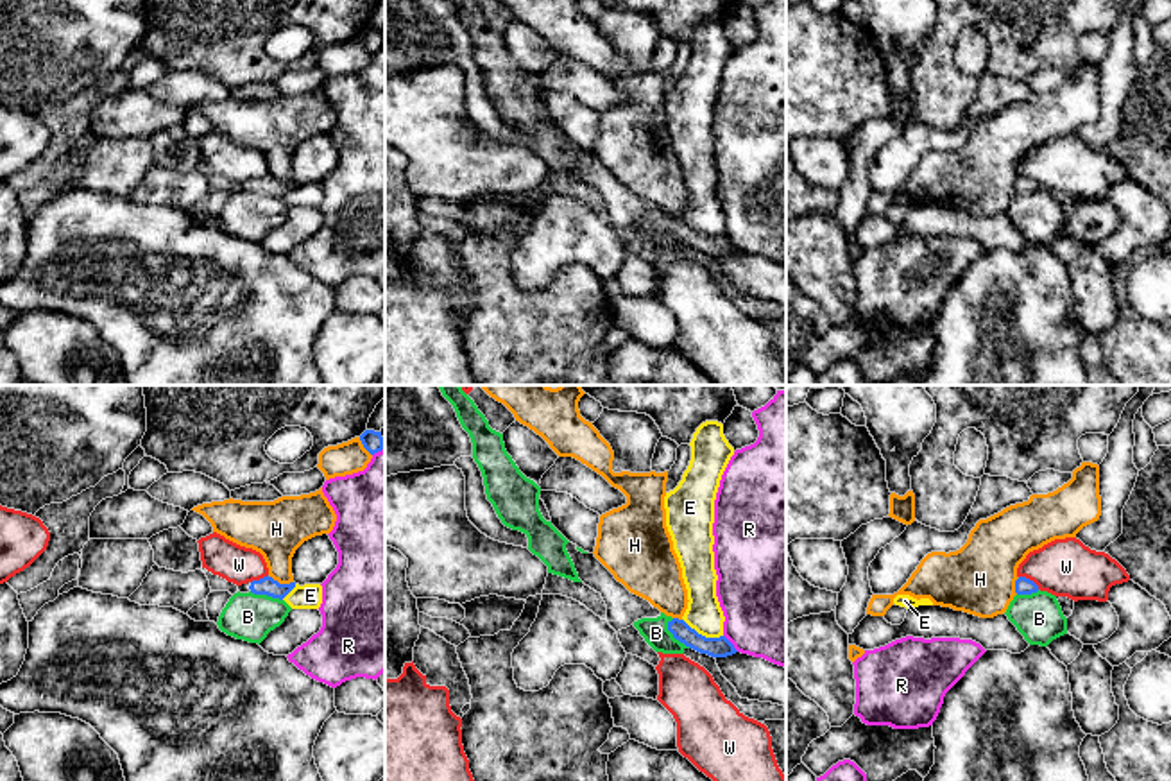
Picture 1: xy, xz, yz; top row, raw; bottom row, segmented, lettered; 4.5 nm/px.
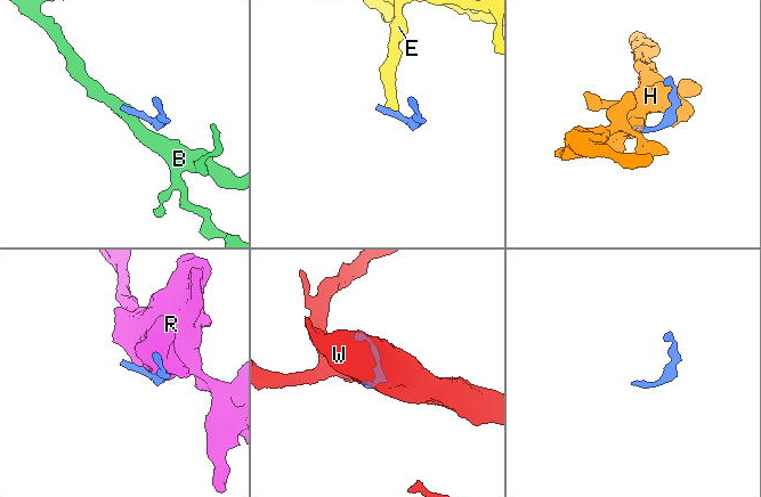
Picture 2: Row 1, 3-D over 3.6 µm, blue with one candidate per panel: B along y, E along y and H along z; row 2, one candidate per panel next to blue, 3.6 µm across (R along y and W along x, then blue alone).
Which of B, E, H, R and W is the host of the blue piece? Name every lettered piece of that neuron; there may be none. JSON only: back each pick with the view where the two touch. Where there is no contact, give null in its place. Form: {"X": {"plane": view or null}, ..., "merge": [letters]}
{"merge": []}

